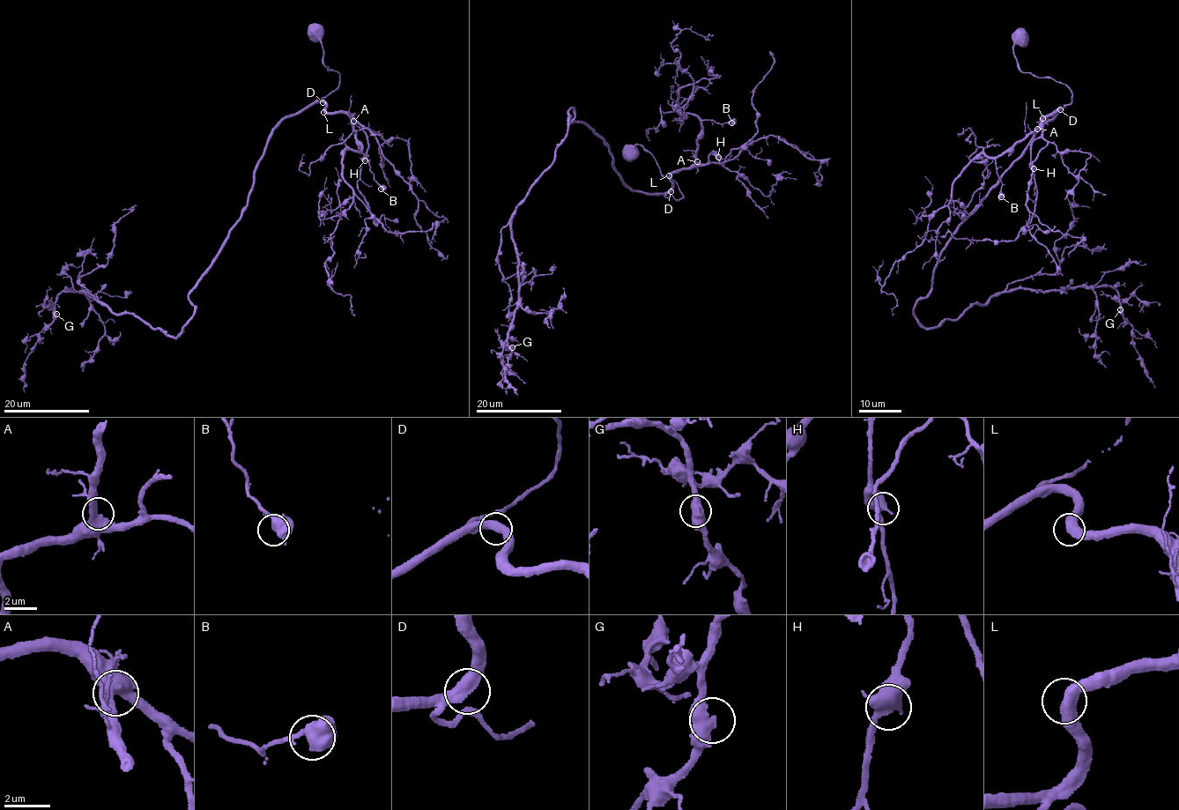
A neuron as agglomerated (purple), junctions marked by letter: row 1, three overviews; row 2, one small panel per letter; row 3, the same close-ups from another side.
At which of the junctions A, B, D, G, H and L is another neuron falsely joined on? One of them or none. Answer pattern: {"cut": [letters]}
{"cut": []}

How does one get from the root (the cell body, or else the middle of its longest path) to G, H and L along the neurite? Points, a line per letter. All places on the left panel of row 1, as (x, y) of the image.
G: (318, 32), (339, 85), (276, 126), (181, 332), (83, 292), (59, 293), (56, 314)
H: (318, 32), (322, 62), (340, 79), (316, 102), (326, 104), (329, 113), (347, 113), (362, 127), (365, 160)
L: (318, 32), (322, 62), (327, 70), (337, 70), (340, 75), (339, 85), (316, 100), (326, 104), (323, 112)

